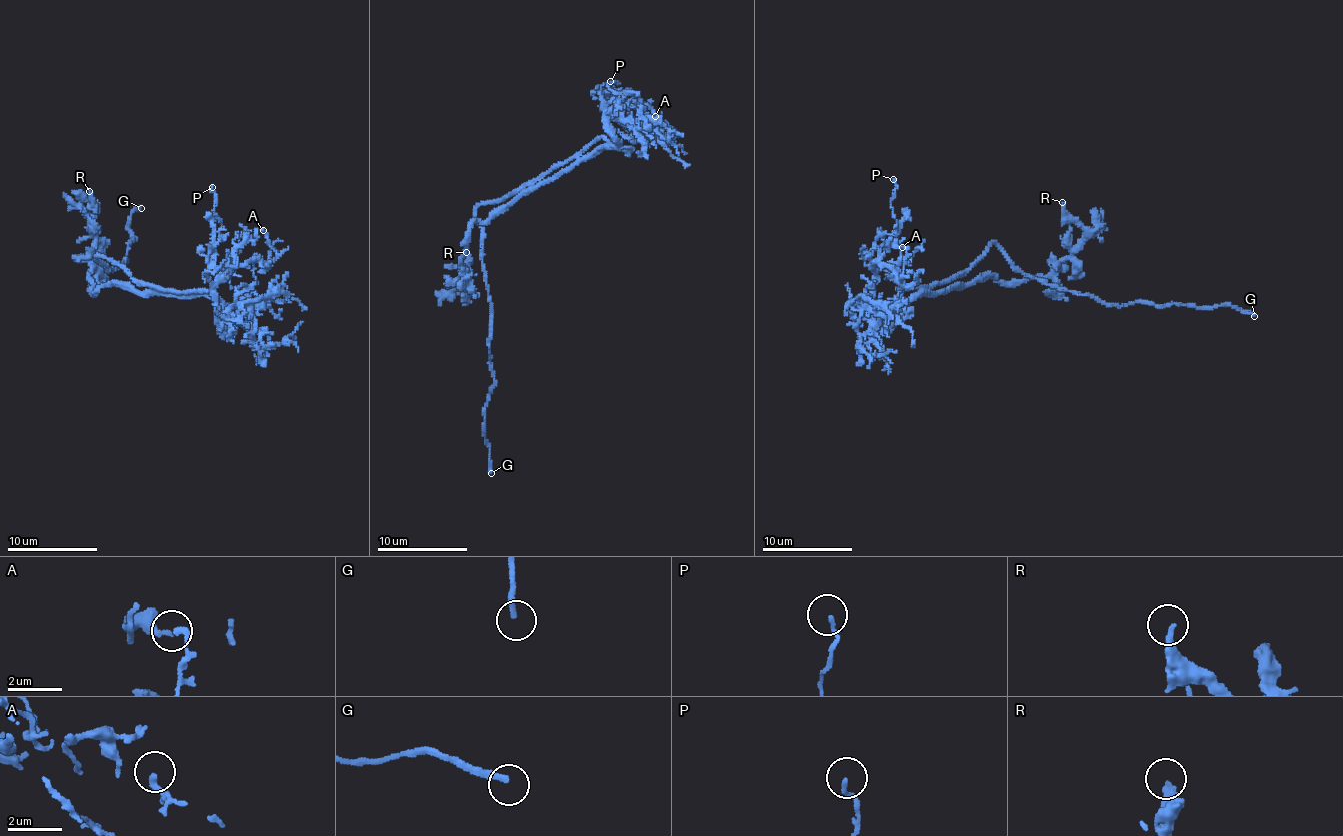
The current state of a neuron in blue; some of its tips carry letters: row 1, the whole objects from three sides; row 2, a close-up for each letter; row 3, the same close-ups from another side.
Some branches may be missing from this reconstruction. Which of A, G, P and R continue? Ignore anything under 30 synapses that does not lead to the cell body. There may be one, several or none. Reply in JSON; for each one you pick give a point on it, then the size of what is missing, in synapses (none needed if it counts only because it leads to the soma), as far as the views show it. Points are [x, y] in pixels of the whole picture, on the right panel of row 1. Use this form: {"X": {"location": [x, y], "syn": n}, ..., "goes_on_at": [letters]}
{"G": {"location": [1254, 316]}, "goes_on_at": ["G"]}

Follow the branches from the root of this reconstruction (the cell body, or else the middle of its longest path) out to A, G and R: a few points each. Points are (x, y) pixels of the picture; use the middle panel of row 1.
A: (518, 191), (615, 143), (605, 104), (634, 104), (659, 129), (666, 127), (655, 116)
G: (518, 191), (483, 202), (476, 209), (490, 303), (490, 370), (494, 385), (485, 409), (485, 436), (491, 473)
R: (518, 191), (565, 162), (571, 164), (523, 190), (484, 222), (475, 221), (461, 259), (466, 286), (466, 252)

